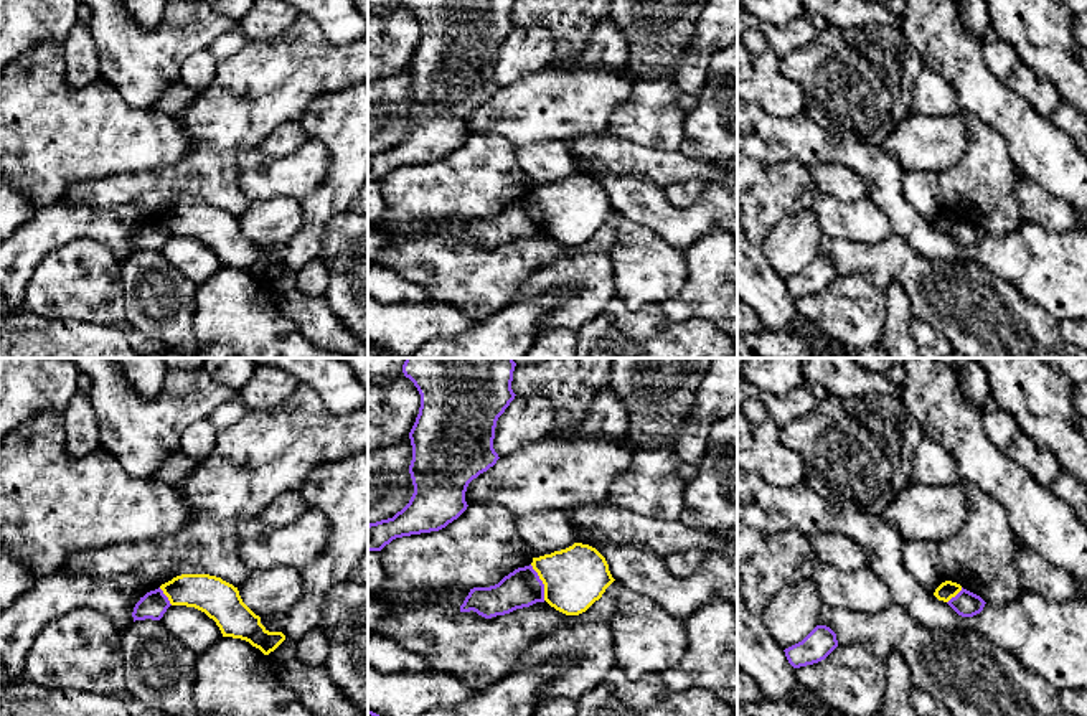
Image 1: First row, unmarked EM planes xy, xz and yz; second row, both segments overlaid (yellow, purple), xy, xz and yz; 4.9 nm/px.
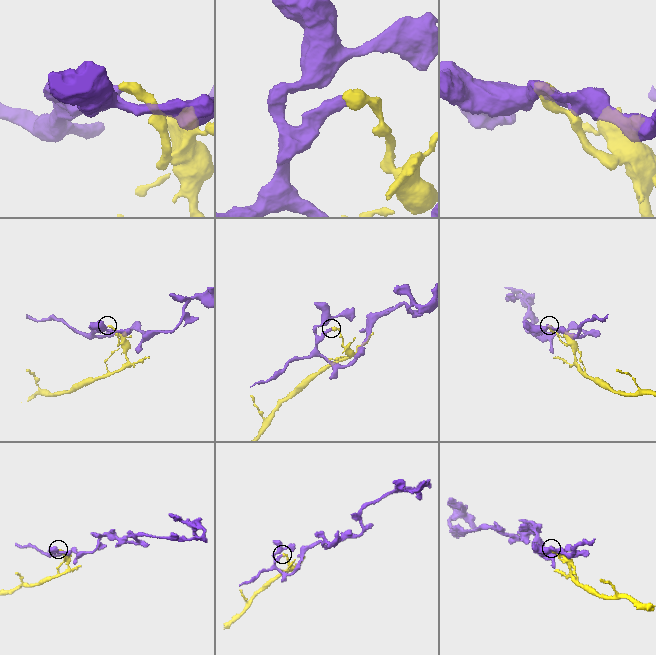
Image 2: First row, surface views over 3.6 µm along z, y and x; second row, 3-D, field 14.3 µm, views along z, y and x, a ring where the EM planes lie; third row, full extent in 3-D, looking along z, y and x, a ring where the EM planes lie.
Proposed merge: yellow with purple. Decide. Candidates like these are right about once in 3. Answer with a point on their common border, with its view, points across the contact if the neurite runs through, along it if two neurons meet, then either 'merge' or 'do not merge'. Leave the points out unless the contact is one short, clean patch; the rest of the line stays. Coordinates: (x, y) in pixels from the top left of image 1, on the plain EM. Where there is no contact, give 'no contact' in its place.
xz (543, 213) | along xz (530, 195), (543, 215), (545, 230) | do not merge

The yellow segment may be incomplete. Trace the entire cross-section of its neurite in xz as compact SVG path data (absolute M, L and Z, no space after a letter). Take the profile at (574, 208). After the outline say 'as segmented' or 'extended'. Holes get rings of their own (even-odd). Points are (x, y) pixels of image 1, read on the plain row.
M582 173L533 188L531 196L544 214L544 231L566 246L586 243L615 211L605 188Z; as segmented

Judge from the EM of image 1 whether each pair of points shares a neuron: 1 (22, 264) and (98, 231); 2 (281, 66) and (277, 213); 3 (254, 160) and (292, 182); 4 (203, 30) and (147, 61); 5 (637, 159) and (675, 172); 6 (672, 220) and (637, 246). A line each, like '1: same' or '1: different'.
1: same
2: different
3: same
4: same
5: same
6: different

